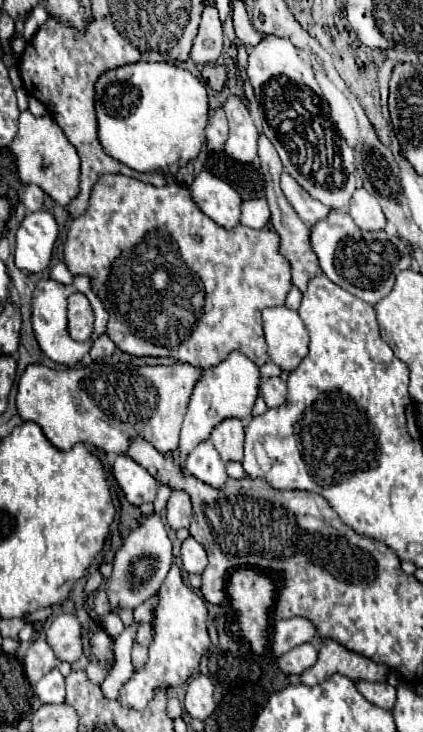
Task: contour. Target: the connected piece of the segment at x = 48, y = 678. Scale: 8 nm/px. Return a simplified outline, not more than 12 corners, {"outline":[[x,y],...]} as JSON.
{"outline":[[46,673],[36,695],[42,703],[64,703],[64,677]]}

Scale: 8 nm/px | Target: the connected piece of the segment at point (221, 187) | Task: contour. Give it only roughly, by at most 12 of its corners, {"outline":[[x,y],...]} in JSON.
{"outline":[[200,171],[190,193],[218,225],[240,223],[242,199],[226,181]]}

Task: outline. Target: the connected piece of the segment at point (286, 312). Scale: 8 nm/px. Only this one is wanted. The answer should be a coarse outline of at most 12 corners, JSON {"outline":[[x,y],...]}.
{"outline":[[288,307],[262,313],[268,357],[294,371],[308,355],[308,331]]}

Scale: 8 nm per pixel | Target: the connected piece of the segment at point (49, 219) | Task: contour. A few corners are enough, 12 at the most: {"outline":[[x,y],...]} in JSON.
{"outline":[[46,211],[24,217],[16,231],[16,267],[42,273],[58,239]]}

